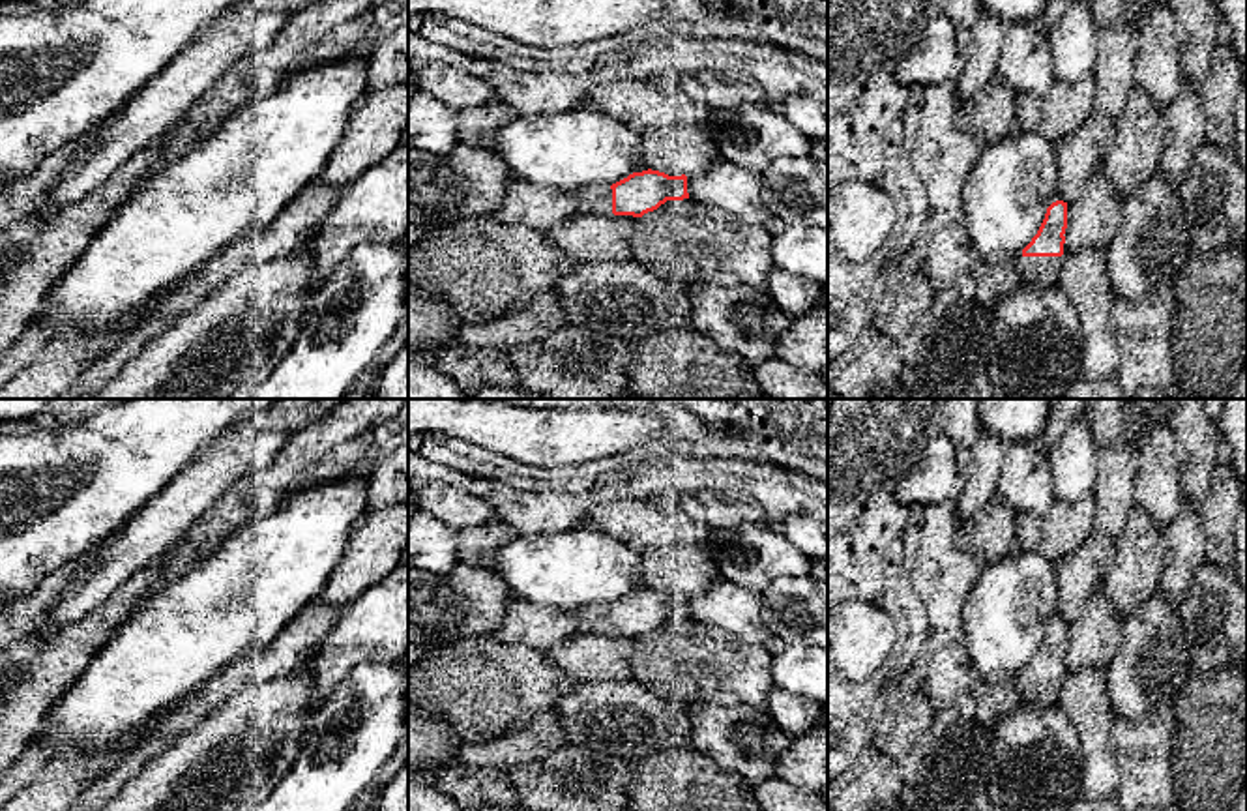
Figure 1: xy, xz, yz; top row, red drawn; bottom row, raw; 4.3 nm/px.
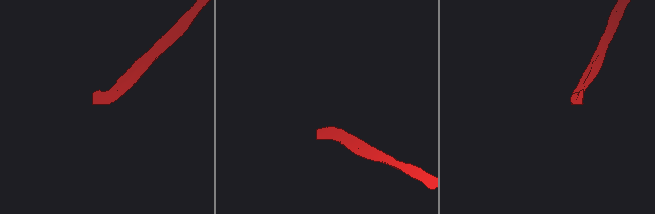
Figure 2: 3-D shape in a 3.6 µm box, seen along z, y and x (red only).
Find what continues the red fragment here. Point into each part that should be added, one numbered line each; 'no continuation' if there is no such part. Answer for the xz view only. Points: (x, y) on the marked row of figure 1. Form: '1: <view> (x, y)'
1: xz (598, 199)

